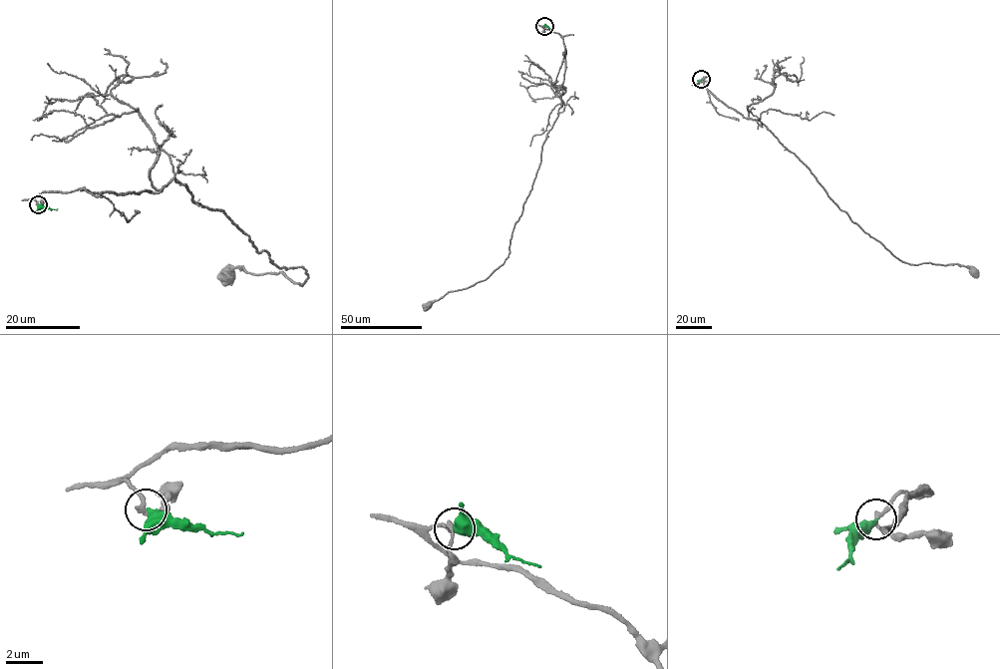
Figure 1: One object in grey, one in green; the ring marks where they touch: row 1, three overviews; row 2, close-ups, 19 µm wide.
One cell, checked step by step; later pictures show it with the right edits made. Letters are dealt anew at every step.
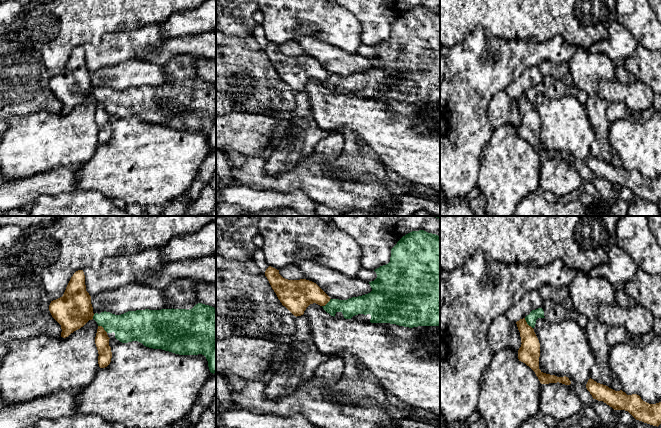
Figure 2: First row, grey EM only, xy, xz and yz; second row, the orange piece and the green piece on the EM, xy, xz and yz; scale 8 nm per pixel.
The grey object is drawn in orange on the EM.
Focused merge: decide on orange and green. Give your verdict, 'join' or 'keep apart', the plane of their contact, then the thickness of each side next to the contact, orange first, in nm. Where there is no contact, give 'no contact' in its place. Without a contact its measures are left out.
keep apart | yz | 170/80 nm

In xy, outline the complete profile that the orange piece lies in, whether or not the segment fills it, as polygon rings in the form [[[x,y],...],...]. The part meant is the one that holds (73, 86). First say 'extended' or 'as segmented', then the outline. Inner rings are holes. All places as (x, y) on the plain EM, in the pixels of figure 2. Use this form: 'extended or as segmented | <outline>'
as segmented | [[[78,46],[73,50],[63,72],[51,77],[49,87],[61,101],[63,114],[93,95],[91,72],[86,67],[83,46]]]

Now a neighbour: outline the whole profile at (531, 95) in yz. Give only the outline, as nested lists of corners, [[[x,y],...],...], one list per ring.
[[[545,76],[543,82],[536,86],[532,86],[530,90],[525,93],[525,96],[529,102],[534,104],[538,94],[557,96],[569,95],[576,98],[582,104],[585,104],[587,100],[587,94],[585,91],[574,85],[566,86],[561,80],[555,79],[552,76]]]

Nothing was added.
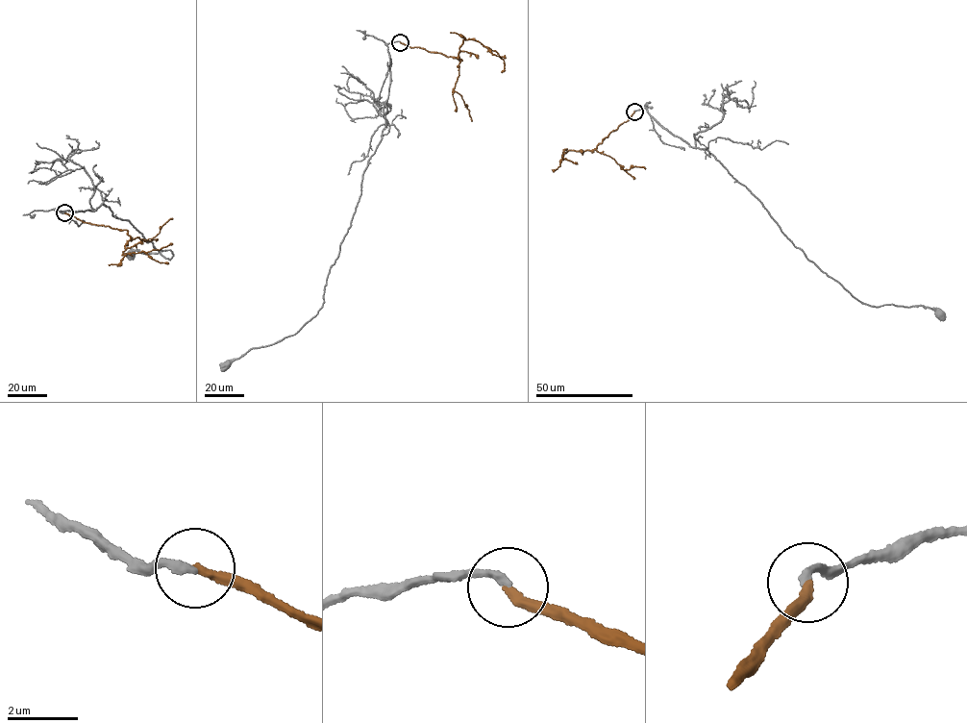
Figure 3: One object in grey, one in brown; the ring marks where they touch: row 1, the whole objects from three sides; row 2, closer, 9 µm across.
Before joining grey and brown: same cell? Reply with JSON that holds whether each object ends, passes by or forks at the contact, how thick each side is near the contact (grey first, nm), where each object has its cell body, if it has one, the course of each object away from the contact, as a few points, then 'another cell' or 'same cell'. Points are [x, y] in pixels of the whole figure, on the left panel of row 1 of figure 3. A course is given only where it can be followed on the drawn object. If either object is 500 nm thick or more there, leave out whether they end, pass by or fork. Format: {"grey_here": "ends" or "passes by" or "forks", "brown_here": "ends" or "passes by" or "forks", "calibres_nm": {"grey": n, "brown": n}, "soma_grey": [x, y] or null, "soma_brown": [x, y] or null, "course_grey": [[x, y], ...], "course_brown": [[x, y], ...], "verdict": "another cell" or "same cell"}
{"grey_here": "ends", "brown_here": "ends", "calibres_nm": {"grey": 240, "brown": 260}, "soma_grey": [131, 254], "soma_brown": null, "course_grey": [[64, 212], [56, 209], [94, 211], [103, 203], [147, 242], [173, 254], [167, 259], [138, 249], [130, 256]], "course_brown": [[64, 212], [85, 222], [126, 230], [130, 238], [122, 252], [125, 255], [147, 253], [171, 244]], "verdict": "same cell"}

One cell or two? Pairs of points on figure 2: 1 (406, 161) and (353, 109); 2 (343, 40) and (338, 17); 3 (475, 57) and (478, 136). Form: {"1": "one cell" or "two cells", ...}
{"1": "one cell", "2": "one cell", "3": "one cell"}

